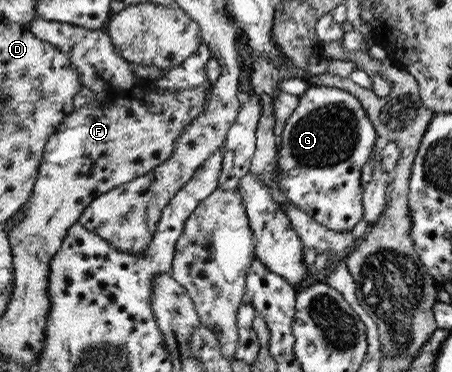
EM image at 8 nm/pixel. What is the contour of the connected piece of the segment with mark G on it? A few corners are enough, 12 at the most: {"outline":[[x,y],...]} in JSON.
{"outline":[[312,85],[277,148],[279,189],[332,231],[363,218],[380,137],[361,97]]}

